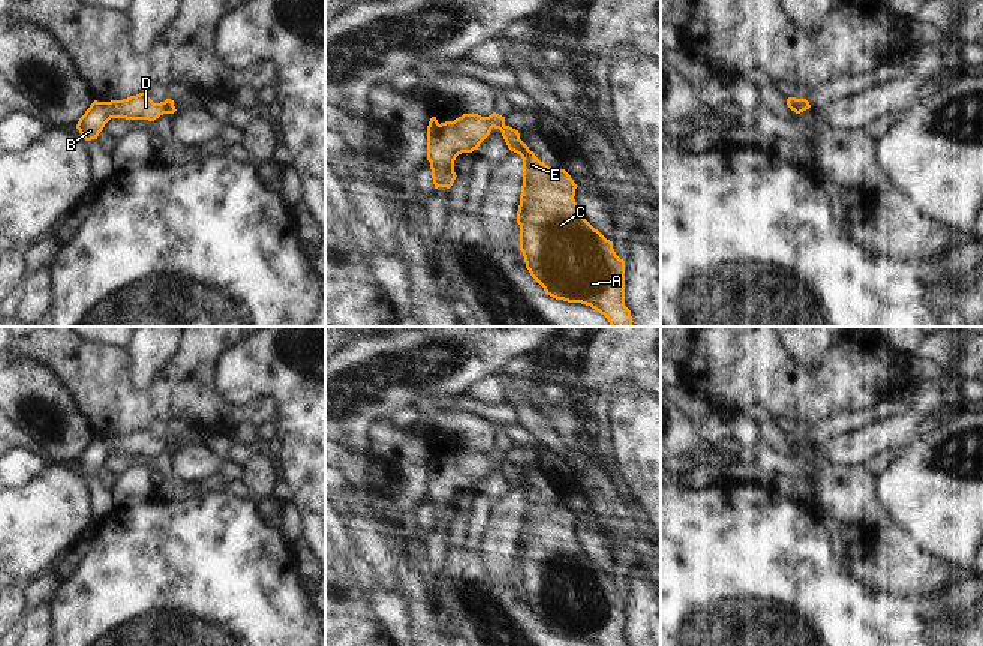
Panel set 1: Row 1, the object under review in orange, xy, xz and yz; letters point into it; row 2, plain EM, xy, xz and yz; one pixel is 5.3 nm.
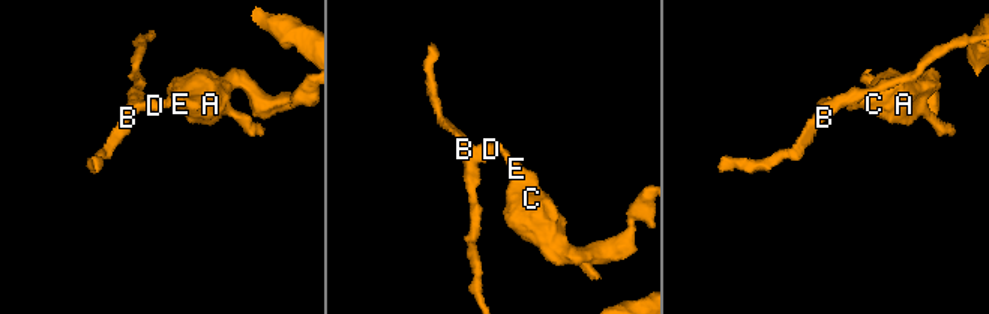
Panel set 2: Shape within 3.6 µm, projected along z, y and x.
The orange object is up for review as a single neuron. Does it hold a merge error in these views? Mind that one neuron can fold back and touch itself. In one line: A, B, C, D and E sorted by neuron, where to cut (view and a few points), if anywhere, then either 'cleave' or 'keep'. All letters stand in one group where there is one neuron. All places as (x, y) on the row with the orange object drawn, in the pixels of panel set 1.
A C E / B D | xz (504, 125), (499, 129) | cleave

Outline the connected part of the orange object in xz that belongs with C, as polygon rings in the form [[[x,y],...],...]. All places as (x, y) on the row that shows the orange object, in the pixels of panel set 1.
[[[503,126],[500,132],[508,148],[523,159],[517,223],[520,250],[530,276],[547,295],[590,306],[604,315],[611,327],[632,327],[631,310],[625,306],[625,261],[616,255],[613,241],[583,217],[574,199],[577,184],[571,175],[565,169],[542,163],[520,139],[518,130]]]

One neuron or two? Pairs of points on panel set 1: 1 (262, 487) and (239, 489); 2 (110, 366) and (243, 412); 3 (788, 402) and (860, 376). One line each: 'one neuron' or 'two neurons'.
1: two neurons
2: one neuron
3: one neuron

